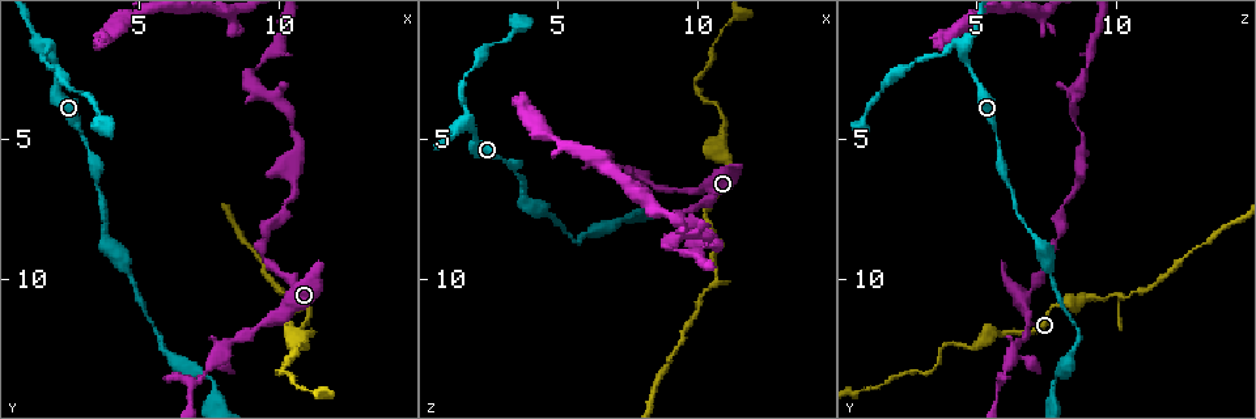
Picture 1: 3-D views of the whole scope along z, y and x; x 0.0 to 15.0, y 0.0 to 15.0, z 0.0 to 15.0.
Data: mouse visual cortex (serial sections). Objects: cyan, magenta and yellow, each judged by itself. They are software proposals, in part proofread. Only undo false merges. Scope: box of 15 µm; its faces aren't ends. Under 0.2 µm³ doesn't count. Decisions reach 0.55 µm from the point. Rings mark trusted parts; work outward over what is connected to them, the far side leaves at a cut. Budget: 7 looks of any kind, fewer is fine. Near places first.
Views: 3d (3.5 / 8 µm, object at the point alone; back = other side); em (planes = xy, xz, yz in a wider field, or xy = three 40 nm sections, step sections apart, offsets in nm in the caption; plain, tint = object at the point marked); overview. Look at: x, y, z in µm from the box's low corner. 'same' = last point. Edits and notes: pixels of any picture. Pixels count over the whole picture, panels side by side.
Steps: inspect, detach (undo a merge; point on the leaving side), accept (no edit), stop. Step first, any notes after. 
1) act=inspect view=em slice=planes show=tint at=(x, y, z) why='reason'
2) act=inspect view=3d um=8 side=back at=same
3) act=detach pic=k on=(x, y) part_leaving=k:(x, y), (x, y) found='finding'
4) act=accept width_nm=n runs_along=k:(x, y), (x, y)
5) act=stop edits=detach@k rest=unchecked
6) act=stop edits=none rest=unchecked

act=inspect view=3d um=3.5 at=(1.8, 1.8, 4.5) why='three-way junction'

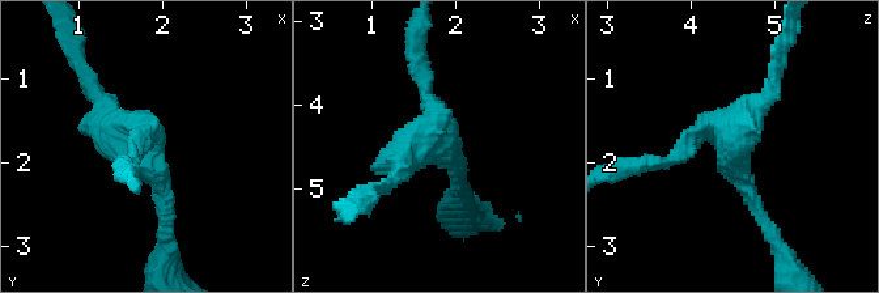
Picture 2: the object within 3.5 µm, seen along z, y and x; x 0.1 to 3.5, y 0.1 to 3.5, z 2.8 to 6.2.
act=inspect view=em slice=xy step=5 show=tint at=(1.70, 1.90, 4.50) arms=3 arm_widths_nm=200,200,250 why='now the EM'

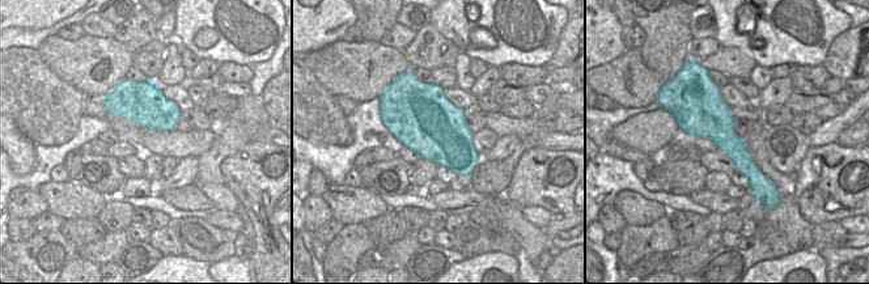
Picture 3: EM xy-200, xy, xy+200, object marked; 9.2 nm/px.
act=accept runs_along=2:(763, 223), (722, 130), (671, 158) found='one cell here'

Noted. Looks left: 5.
act=inspect view=3d um=8 at=(10.6, 5.4, 8.8) why='sharp bend'

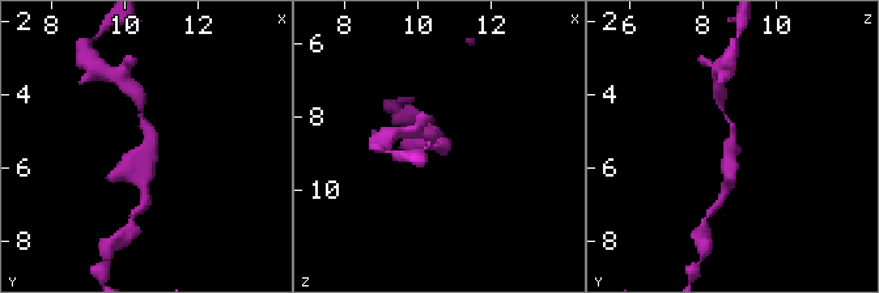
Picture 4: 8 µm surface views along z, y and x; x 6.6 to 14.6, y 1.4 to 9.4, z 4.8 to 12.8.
act=inspect view=3d um=3.5 at=(10.6, 5.4, 8.8)

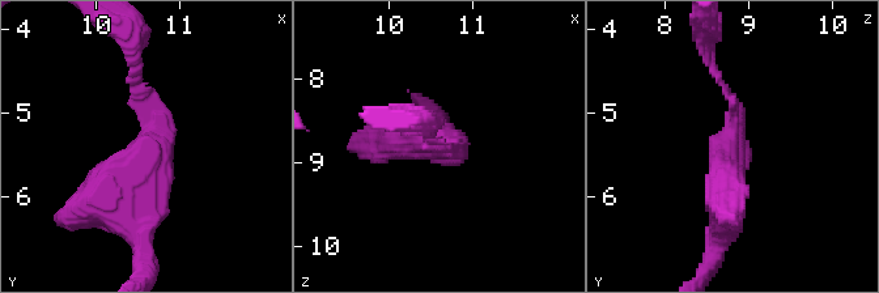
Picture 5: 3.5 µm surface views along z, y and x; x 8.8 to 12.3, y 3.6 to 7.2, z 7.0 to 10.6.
act=inspect view=em slice=xy step=5 show=tint at=(10.65, 5.45, 8.75) arm_widths_nm=100,400

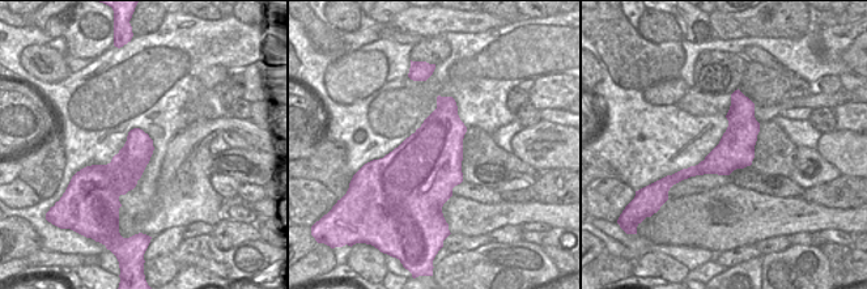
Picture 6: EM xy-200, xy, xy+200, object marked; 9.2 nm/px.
act=accept runs_along=6:(739, 96), (739, 136), (684, 175) found='all the same cell'

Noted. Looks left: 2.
act=stop edits=none rest=unchecked

